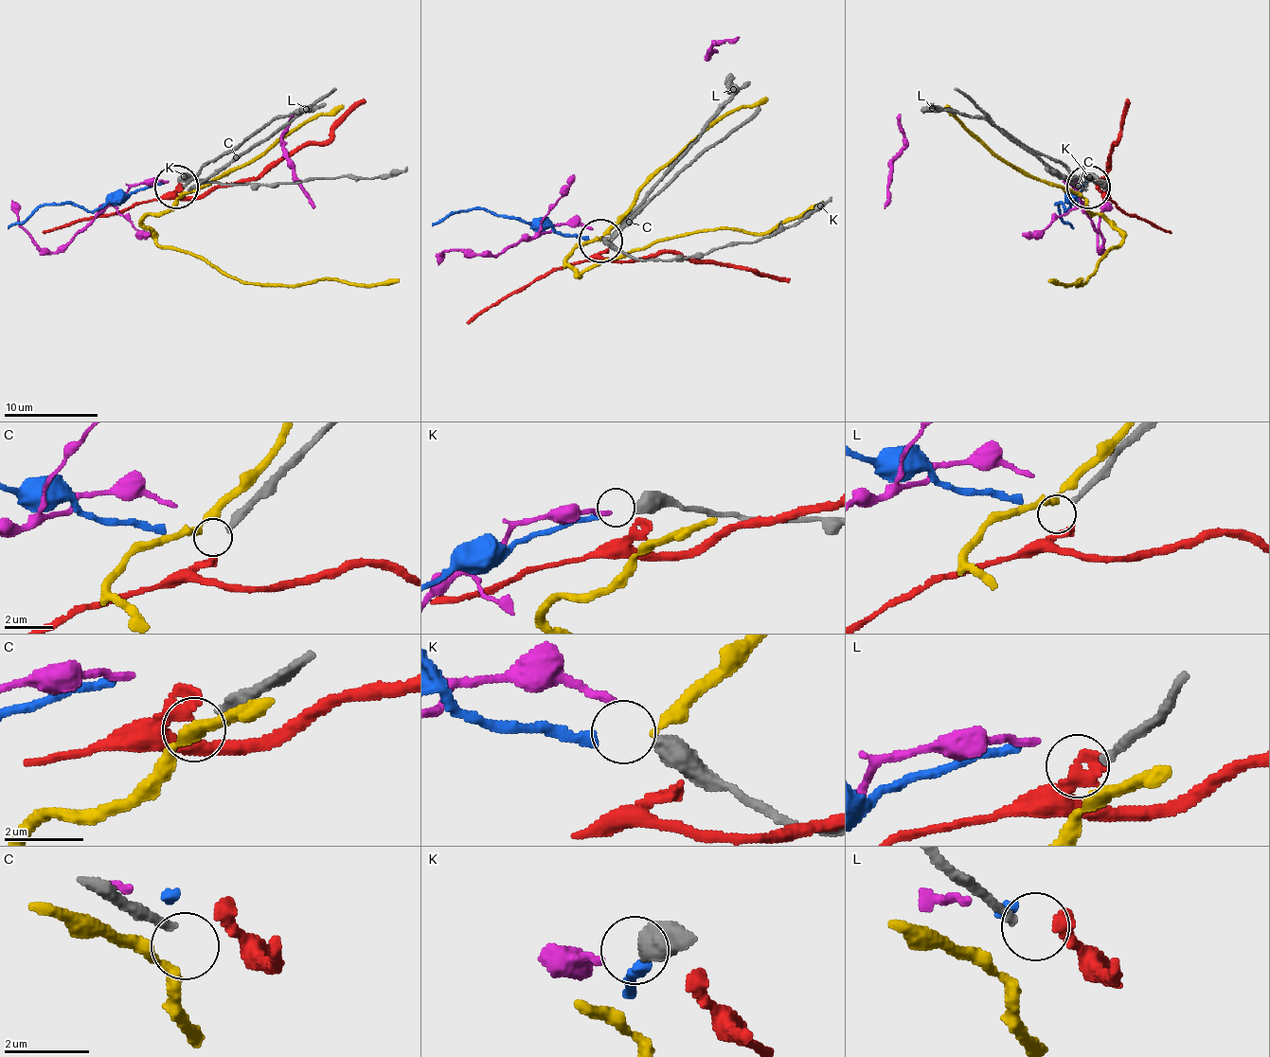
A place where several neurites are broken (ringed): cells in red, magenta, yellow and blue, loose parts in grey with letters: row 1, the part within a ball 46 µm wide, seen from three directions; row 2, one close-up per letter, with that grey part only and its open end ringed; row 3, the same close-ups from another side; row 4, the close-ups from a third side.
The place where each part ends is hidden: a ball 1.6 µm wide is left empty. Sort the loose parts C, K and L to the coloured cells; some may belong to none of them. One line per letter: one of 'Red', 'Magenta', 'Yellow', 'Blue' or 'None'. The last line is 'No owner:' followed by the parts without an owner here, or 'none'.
C: None
K: Magenta
L: Red
No owner: C

